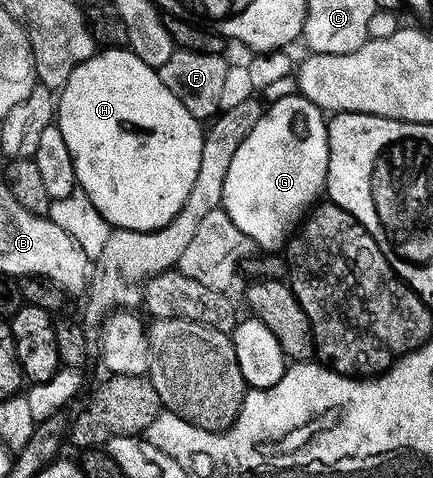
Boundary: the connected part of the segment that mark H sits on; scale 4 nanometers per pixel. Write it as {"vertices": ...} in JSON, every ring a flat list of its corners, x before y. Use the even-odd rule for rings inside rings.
{"vertices":[[105,47,94,53,91,59,79,63,75,71,71,71,71,79,67,79,64,89,60,90,56,103,55,124,63,133,63,140,67,143,71,159,74,161,80,192,85,193,87,199,91,199,91,203,95,203,99,215,103,215,103,219,107,219,113,229,155,231,171,223,171,219,179,215,183,203,187,203,187,195,191,195,191,187,195,187,199,155,203,151,203,125,191,115,191,111,187,111,187,107,183,107,183,103,179,103,179,99,175,99,175,95,171,95,171,91,167,91,167,87,163,87,163,79,158,70,147,67,147,63,143,63,143,59,139,59,139,55,135,55,128,47]]}

